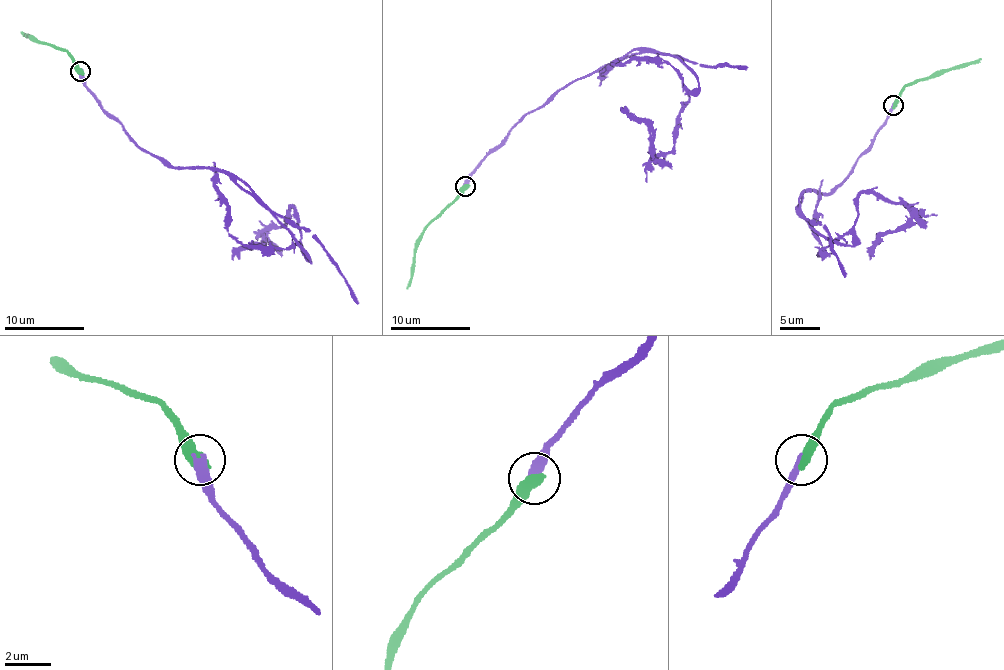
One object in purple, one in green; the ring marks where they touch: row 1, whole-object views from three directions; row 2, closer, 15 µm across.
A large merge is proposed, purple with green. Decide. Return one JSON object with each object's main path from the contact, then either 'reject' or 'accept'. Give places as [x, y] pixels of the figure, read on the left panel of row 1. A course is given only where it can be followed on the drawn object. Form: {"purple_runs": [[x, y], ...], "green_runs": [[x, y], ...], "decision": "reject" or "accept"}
{"purple_runs": [[81, 71], [127, 137], [173, 166], [233, 173], [310, 260], [294, 206], [262, 244], [232, 260]], "green_runs": [[81, 71], [66, 52], [21, 31]], "decision": "reject"}

